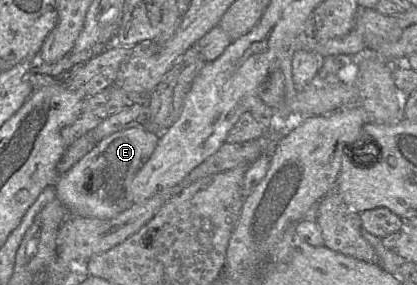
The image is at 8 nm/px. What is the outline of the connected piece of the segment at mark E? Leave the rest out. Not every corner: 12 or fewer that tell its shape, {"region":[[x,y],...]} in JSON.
{"region":[[132,127],[97,143],[56,182],[68,214],[107,220],[160,135]]}

